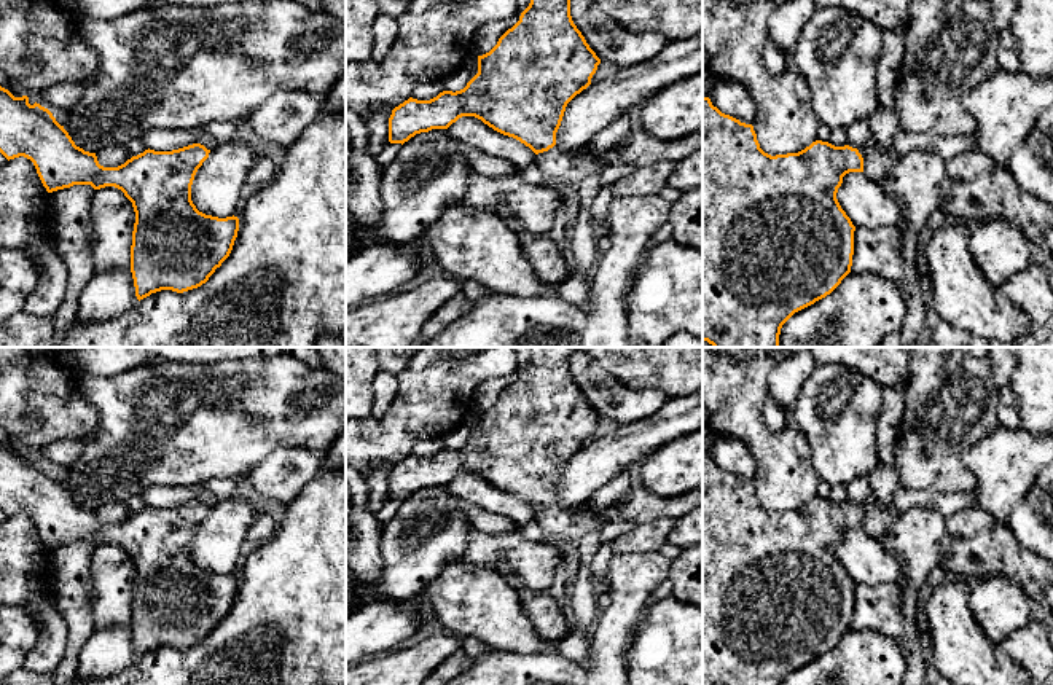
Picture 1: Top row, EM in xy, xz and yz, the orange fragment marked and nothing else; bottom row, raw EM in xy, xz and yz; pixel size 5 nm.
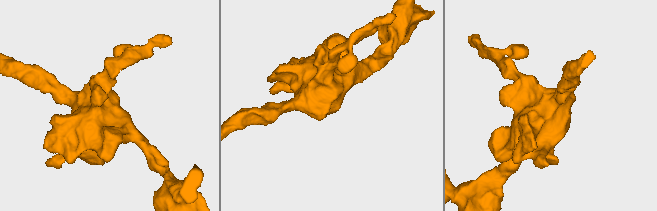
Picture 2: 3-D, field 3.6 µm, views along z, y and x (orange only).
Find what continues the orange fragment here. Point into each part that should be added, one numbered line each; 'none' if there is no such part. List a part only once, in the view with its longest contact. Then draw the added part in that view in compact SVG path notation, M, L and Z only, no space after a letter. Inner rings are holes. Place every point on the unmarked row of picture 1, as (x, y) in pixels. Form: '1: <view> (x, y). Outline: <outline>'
1: yz (876, 520). Outline: M860 503L857 505L863 515L863 530L876 538L881 540L887 535L889 527L892 524L892 515L881 505L873 503Z

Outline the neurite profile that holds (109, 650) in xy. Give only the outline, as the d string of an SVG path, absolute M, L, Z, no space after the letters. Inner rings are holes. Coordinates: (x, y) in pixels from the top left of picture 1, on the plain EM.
M131 623L102 628L80 650L76 679L107 679L132 667L137 660Z

